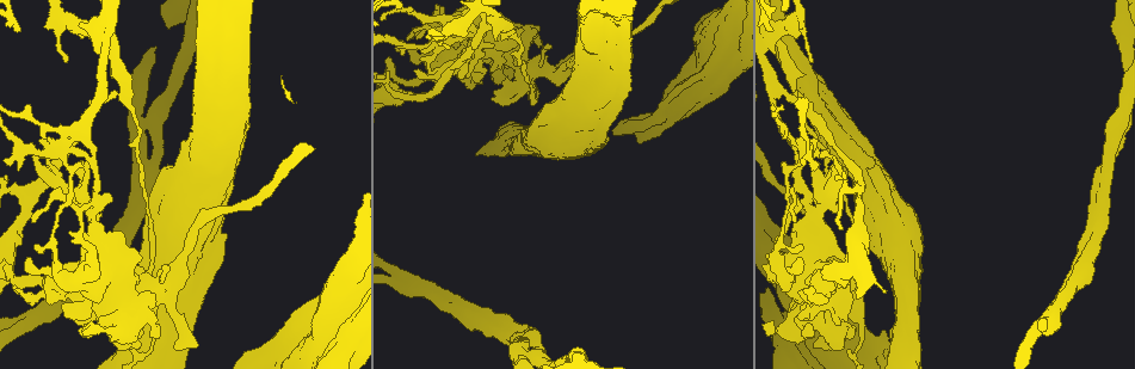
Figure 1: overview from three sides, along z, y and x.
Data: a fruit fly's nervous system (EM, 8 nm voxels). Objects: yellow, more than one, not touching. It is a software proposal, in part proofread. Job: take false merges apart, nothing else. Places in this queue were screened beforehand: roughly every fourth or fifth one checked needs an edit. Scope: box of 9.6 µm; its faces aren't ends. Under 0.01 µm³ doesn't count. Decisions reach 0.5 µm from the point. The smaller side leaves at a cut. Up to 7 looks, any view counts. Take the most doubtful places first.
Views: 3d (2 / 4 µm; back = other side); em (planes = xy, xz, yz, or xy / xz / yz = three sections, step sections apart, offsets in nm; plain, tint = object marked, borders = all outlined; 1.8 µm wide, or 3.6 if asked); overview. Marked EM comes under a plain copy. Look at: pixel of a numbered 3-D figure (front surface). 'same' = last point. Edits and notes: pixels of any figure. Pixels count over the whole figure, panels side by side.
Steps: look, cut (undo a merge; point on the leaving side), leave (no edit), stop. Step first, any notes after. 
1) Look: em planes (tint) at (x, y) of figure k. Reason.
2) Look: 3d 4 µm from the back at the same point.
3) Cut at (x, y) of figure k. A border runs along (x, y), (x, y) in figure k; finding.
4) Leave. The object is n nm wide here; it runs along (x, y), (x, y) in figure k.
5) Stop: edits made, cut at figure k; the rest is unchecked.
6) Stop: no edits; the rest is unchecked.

Look: em 3.6 µm xz step 4 (borders) at (812, 270) of figure 1. Sudden change in width.

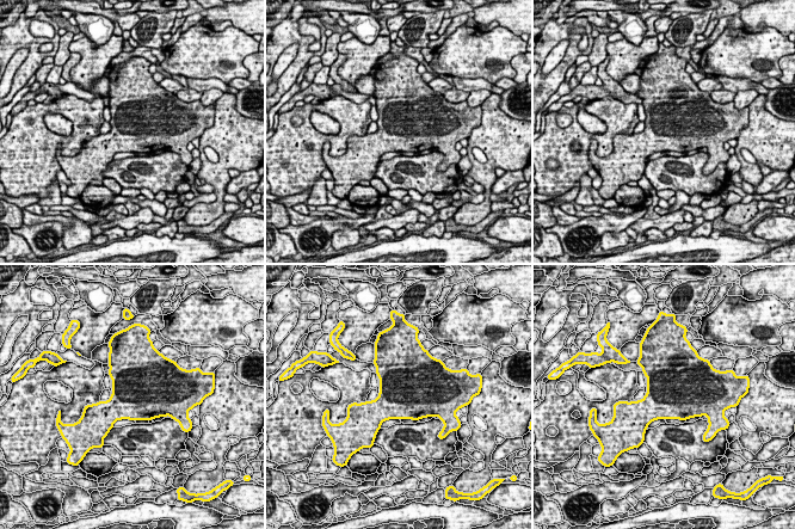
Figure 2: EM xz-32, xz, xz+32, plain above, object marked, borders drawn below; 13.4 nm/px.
Leave. The object is 750 nm wide here; all the same neuron.

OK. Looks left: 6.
Look: em planes (tint) at (172, 326) of figure 1. Calibre changes.

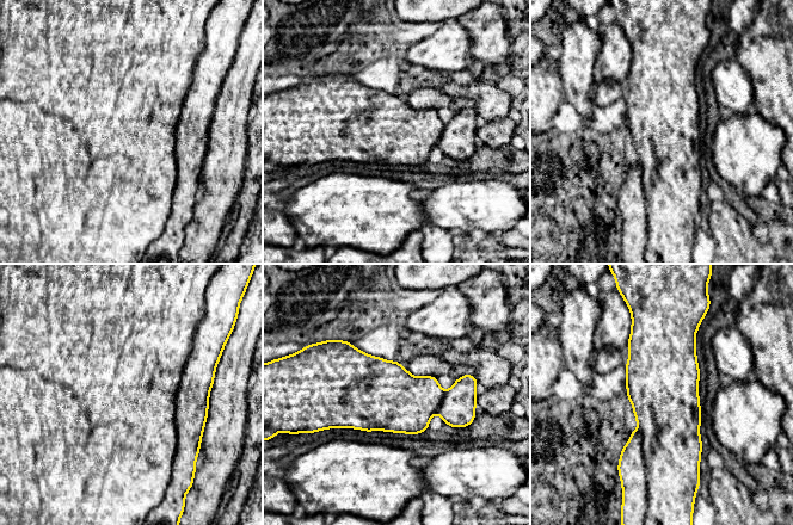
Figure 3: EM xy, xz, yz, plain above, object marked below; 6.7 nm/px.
Leave. The object is 480 nm wide here; continuous, no second neuron.

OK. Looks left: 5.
Look: 3d 2 µm at (796, 160) of figure 1. A fork.

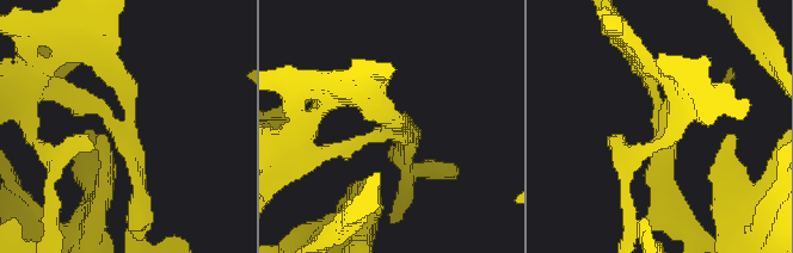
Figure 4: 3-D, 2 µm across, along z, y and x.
Look: em planes (tint) at (392, 131) of figure 4. 3 arms meet here.

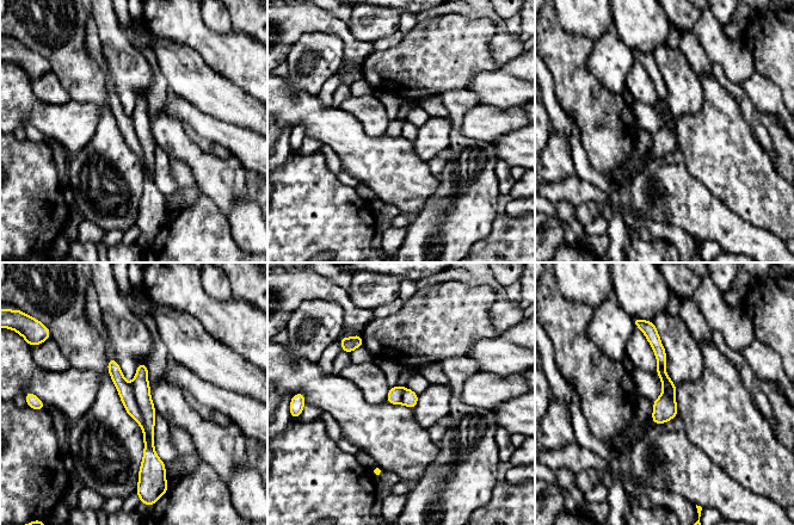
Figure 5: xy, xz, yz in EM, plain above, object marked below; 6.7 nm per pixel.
Cut at (141, 387) of figure 5. A border runs along (130, 384), (142, 417), (143, 428) in figure 5; two neurons meet here.

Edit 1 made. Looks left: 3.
Stop: edits made, cut at figure 5; the rest is unchecked.

